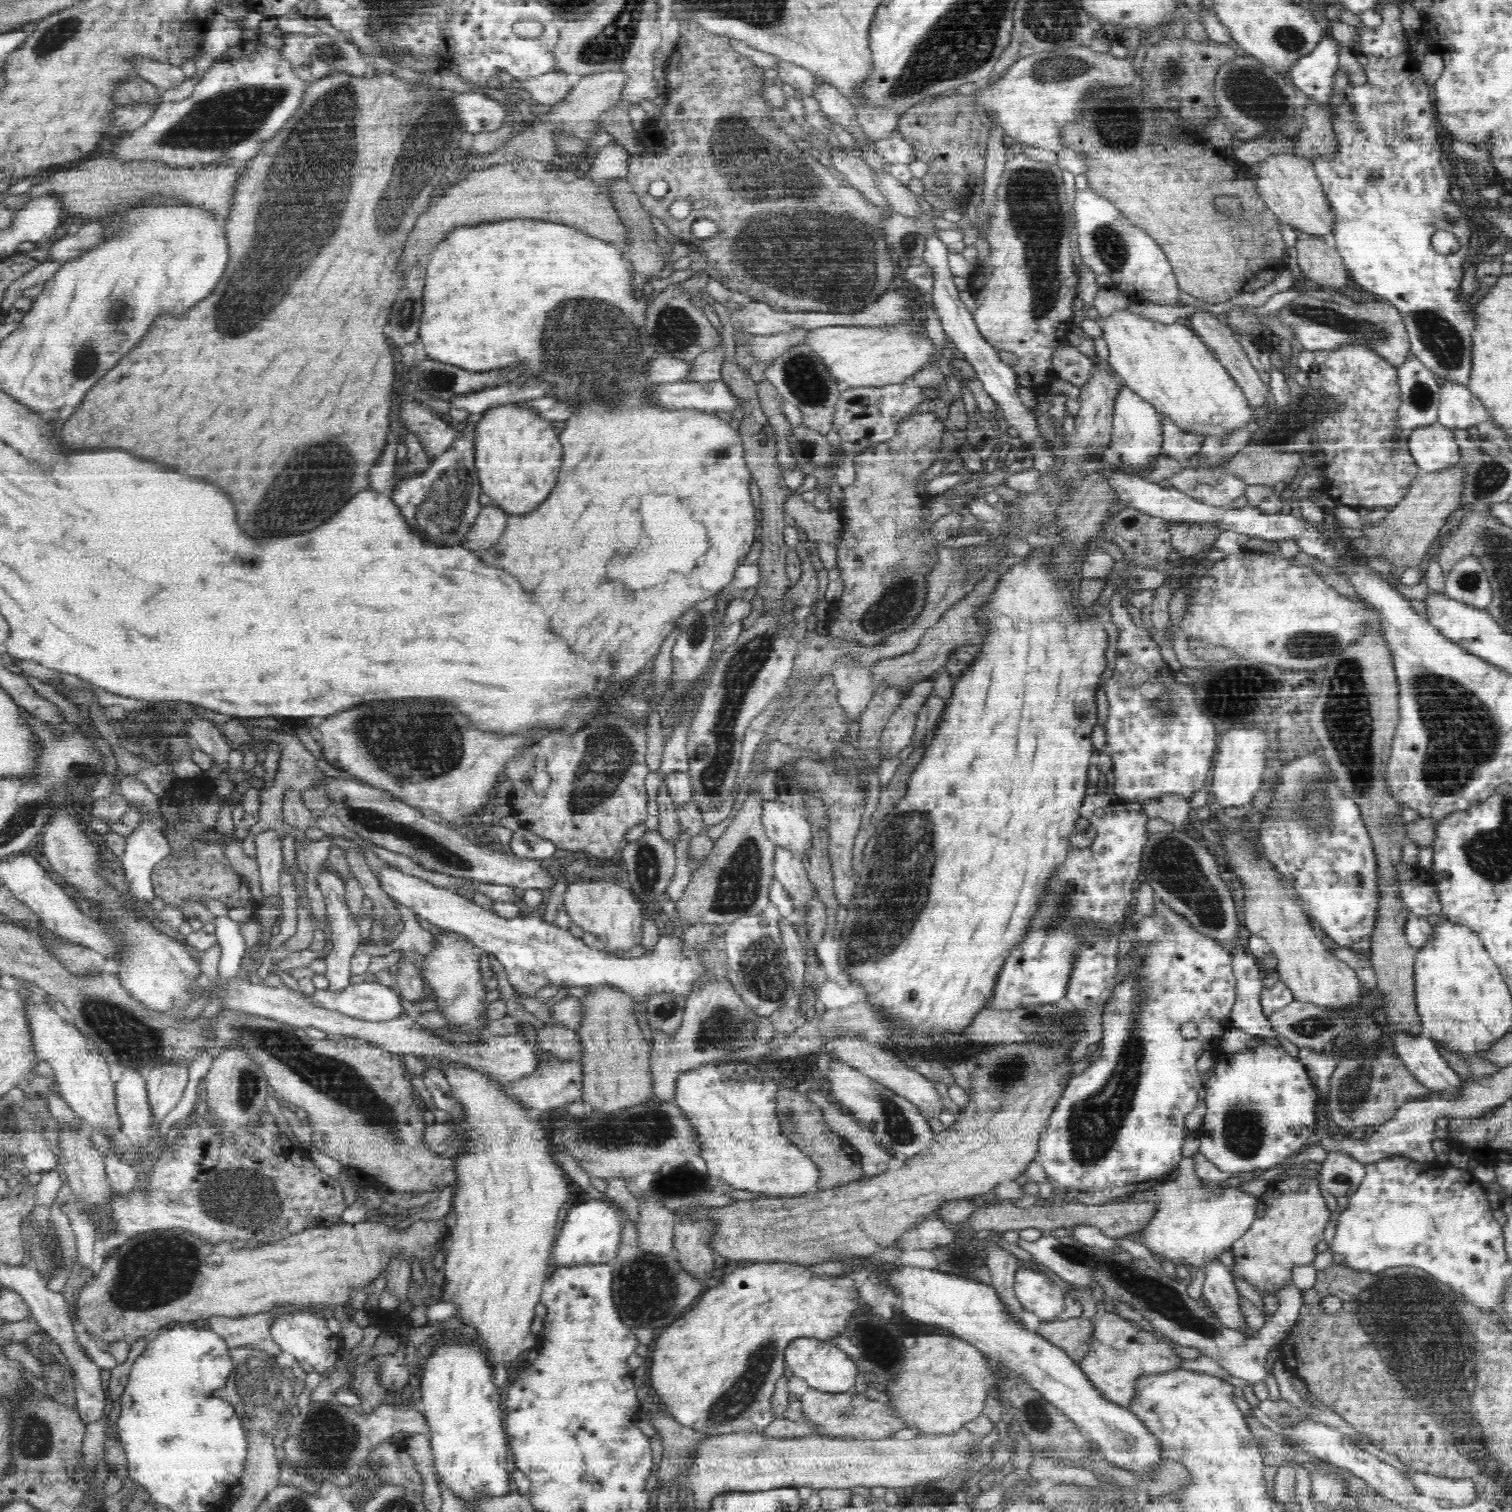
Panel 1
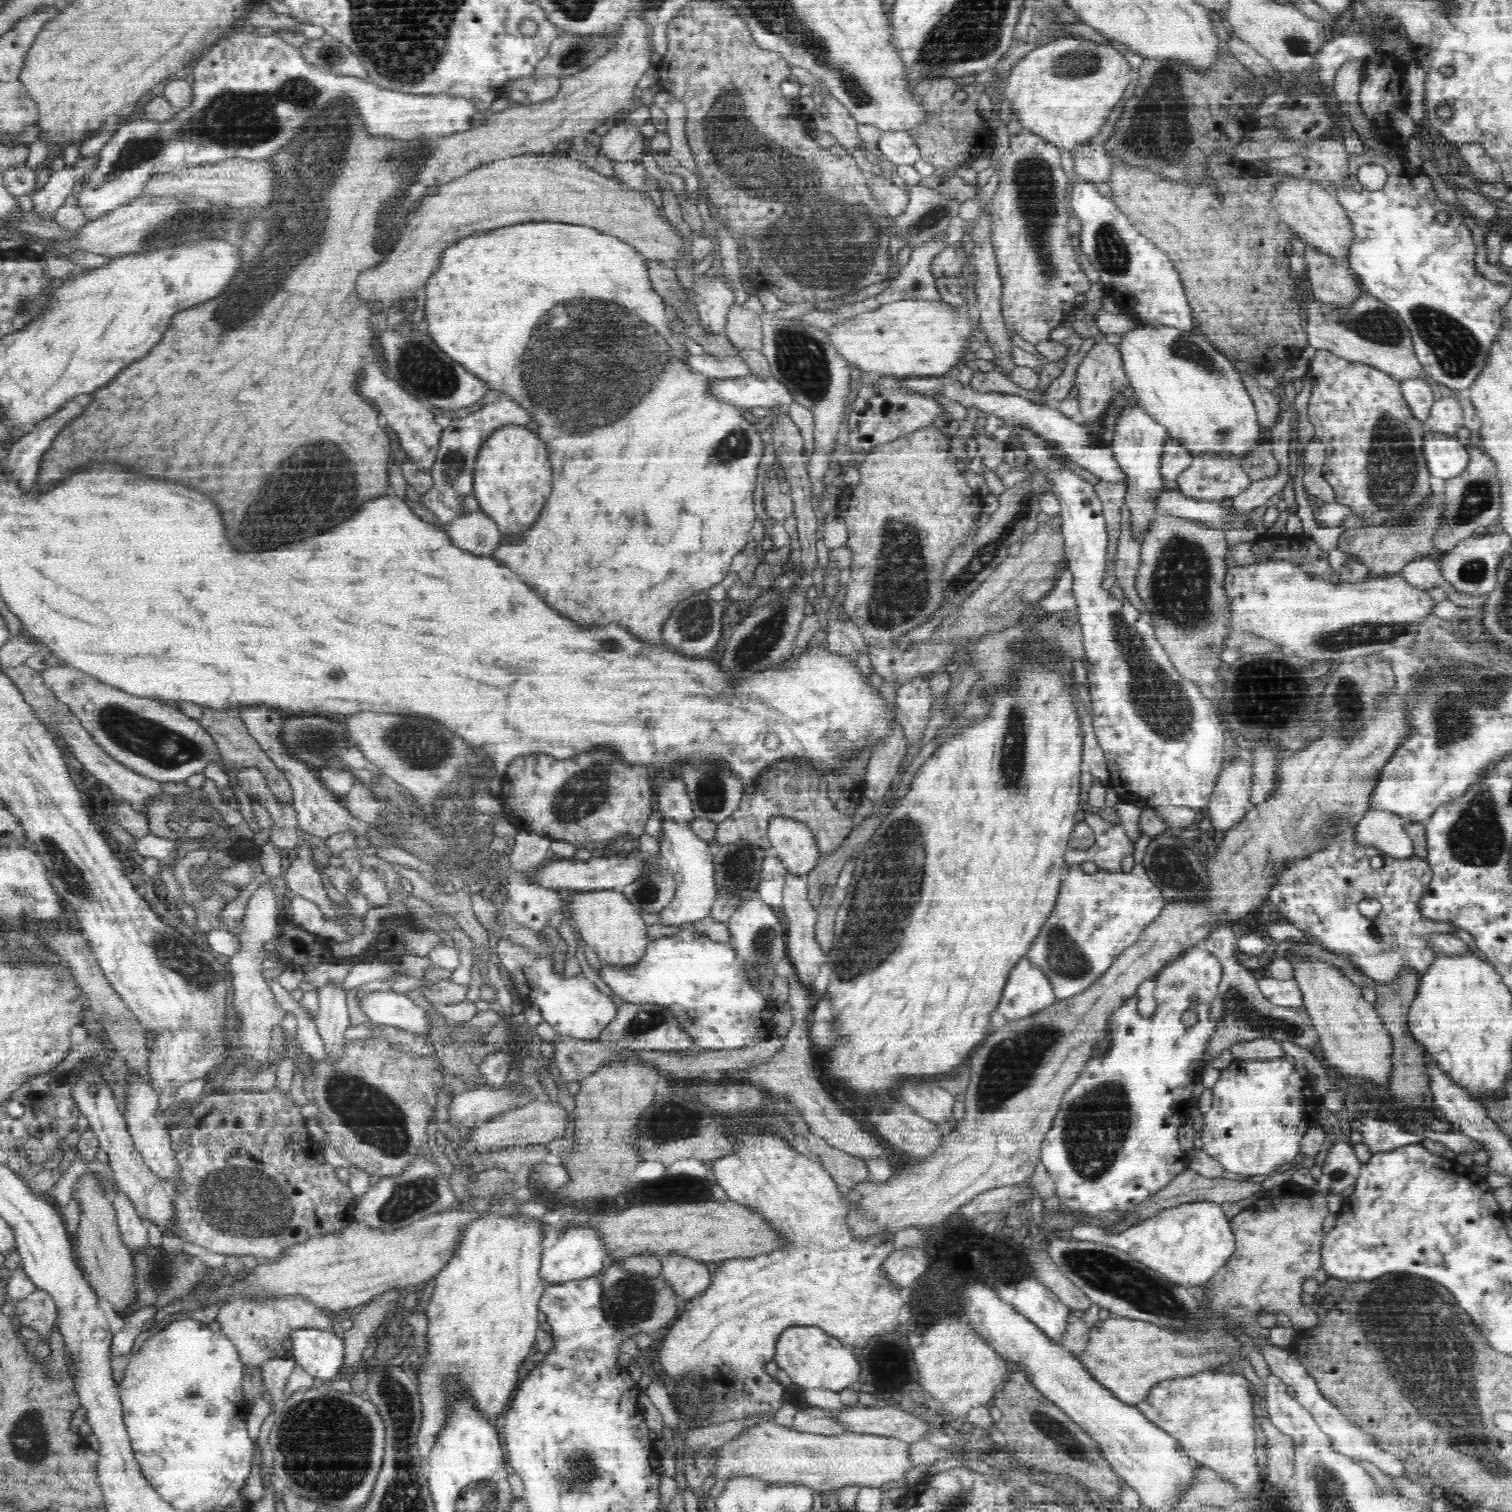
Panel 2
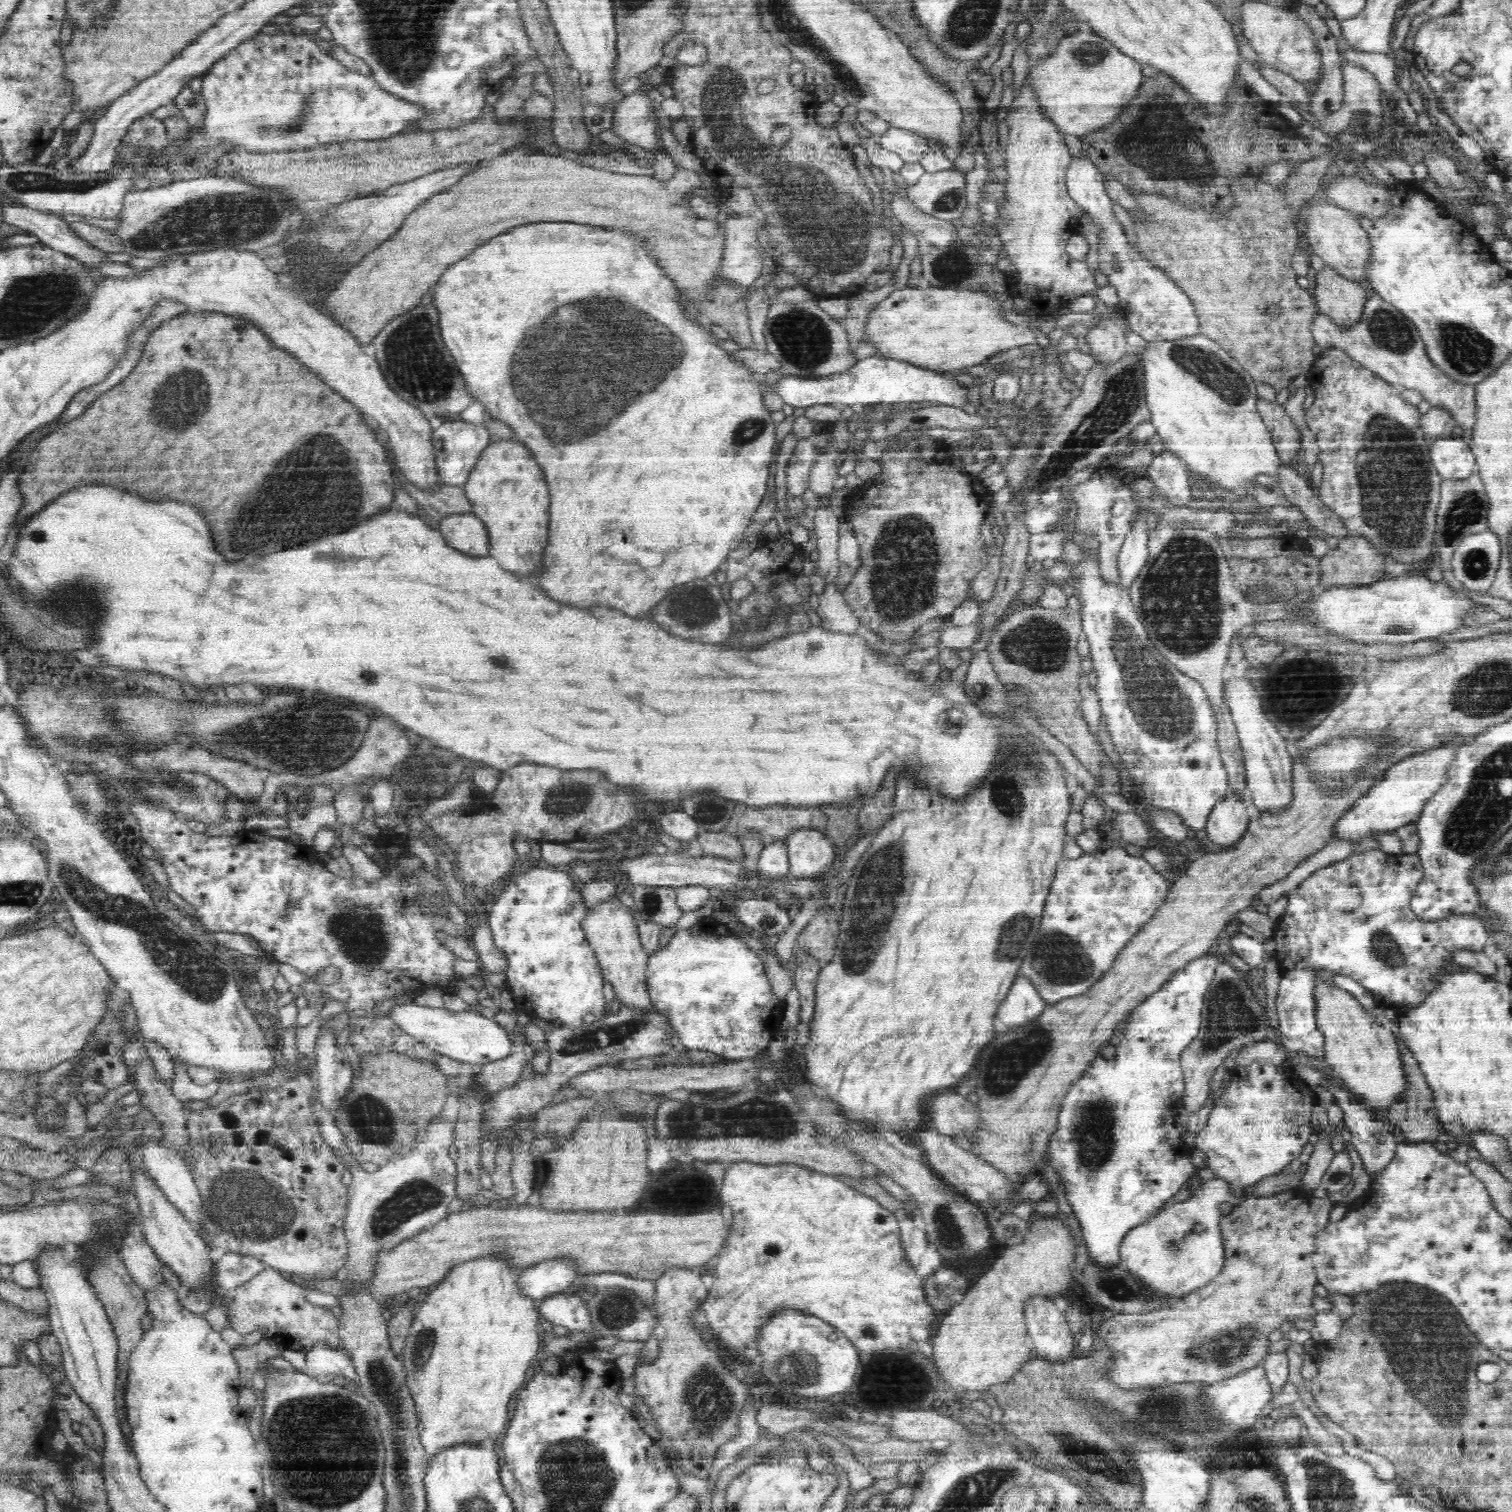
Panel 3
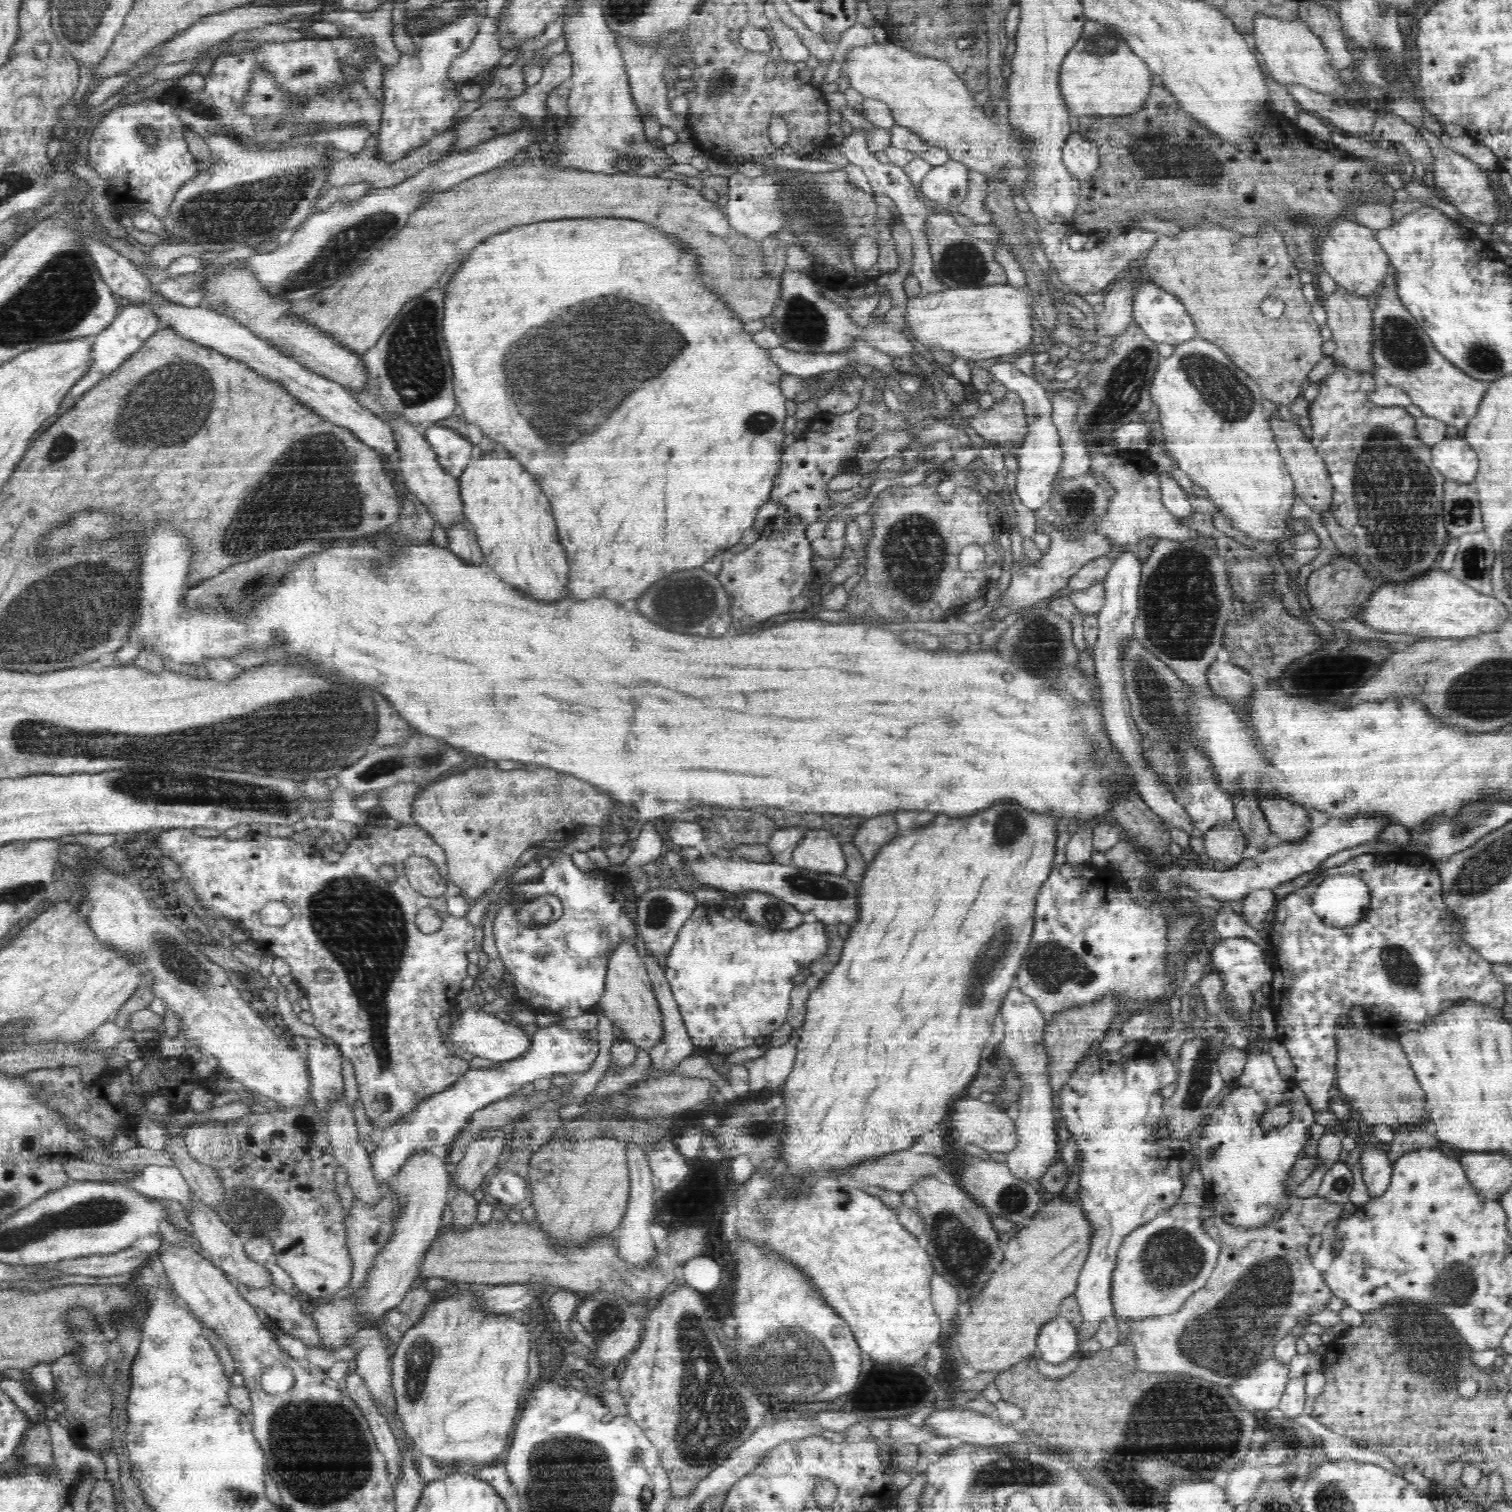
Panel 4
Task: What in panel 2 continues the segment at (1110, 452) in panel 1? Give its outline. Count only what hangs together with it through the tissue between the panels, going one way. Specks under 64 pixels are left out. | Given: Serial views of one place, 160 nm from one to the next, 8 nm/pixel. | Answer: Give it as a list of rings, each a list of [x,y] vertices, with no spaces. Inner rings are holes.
[[[1139,405],[1126,409],[1121,414],[1117,431],[1113,436],[1112,444],[1110,444],[1114,461],[1125,474],[1127,486],[1124,503],[1130,511],[1132,538],[1139,543],[1143,541],[1152,522],[1159,514],[1159,498],[1165,489],[1158,470],[1158,458],[1160,458],[1160,452],[1162,452],[1166,438],[1166,429],[1156,423]]]

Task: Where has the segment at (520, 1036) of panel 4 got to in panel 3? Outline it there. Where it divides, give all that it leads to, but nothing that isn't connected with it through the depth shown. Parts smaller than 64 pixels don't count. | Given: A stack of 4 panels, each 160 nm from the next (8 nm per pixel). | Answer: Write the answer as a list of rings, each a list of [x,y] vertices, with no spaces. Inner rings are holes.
[[[408,1003],[394,1008],[390,1013],[392,1019],[406,1033],[414,1039],[426,1043],[432,1050],[446,1055],[446,1058],[468,1063],[470,1065],[484,1065],[488,1062],[507,1058],[517,1048],[510,1040],[510,1033],[506,1032],[494,1019],[482,1016],[476,1008],[466,1009],[464,1012],[454,1013],[446,1009],[432,1009]]]

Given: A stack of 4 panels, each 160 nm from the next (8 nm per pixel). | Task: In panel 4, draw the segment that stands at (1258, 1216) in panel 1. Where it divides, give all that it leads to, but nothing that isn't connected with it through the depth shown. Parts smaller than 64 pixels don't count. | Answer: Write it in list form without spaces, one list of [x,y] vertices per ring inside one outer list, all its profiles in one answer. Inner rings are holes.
[[[1292,1194],[1290,1200],[1287,1213],[1280,1220],[1275,1220],[1271,1227],[1259,1231],[1234,1229],[1214,1214],[1202,1221],[1202,1227],[1219,1248],[1216,1266],[1206,1286],[1194,1291],[1178,1312],[1129,1323],[1129,1342],[1135,1346],[1140,1370],[1189,1372],[1222,1386],[1234,1386],[1234,1382],[1248,1376],[1261,1362],[1274,1355],[1278,1341],[1298,1321],[1307,1323],[1312,1314],[1326,1308],[1335,1294],[1312,1266],[1308,1242],[1315,1234],[1325,1235],[1342,1217],[1346,1206],[1330,1204],[1318,1196],[1300,1199]]]

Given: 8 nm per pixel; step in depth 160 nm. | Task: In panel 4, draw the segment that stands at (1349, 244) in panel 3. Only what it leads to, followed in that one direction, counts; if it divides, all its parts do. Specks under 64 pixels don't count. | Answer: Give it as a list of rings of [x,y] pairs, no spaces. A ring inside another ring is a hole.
[[[1340,220],[1331,228],[1330,234],[1321,246],[1319,257],[1323,270],[1337,283],[1337,286],[1358,298],[1379,295],[1383,288],[1391,260],[1377,239],[1375,230],[1354,221]]]

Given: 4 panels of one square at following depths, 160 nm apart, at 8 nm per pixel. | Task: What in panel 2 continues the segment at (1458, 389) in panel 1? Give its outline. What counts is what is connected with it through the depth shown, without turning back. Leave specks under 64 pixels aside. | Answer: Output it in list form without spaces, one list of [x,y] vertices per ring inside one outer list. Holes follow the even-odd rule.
[[[1442,397],[1432,404],[1423,424],[1427,432],[1456,436],[1458,429],[1463,427],[1462,411],[1454,399]]]

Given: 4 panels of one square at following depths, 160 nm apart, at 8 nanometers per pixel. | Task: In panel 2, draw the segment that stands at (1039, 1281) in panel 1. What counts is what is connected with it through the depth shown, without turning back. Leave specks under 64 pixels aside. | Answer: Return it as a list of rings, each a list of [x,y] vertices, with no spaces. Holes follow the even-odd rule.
[[[1024,1280],[1017,1284],[1017,1295],[1012,1306],[1052,1343],[1061,1344],[1071,1312],[1048,1287],[1037,1280]]]

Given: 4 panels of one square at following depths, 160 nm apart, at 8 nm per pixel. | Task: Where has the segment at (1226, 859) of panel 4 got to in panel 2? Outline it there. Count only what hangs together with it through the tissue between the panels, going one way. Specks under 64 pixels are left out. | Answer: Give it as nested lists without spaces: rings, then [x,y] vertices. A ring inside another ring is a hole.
[[[1236,759],[1225,763],[1207,808],[1212,829],[1226,834],[1227,830],[1239,825],[1253,806],[1251,796],[1252,769],[1249,762]]]

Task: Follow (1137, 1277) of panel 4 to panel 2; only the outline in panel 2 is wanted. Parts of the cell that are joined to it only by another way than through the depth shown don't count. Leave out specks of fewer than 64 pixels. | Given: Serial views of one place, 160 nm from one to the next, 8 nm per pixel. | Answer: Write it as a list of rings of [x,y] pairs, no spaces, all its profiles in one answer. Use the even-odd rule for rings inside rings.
[[[1214,1201],[1192,1202],[1161,1210],[1158,1214],[1147,1217],[1141,1223],[1131,1226],[1127,1225],[1120,1232],[1107,1237],[1104,1233],[1100,1233],[1098,1226],[1090,1221],[1074,1219],[1074,1224],[1070,1228],[1070,1234],[1074,1238],[1072,1240],[1104,1243],[1105,1245],[1113,1246],[1128,1254],[1128,1257],[1134,1259],[1134,1261],[1140,1262],[1141,1265],[1154,1270],[1169,1282],[1190,1289],[1193,1286],[1208,1283],[1228,1262],[1228,1258],[1232,1256],[1236,1246],[1234,1233],[1232,1233],[1228,1224],[1228,1218],[1224,1215],[1220,1204]]]

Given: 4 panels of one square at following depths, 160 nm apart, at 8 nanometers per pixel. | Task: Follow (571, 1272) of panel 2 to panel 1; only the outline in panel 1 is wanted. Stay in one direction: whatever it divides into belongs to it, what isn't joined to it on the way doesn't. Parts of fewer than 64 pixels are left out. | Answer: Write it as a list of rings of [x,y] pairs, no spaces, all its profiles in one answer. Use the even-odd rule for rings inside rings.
[[[591,1199],[573,1206],[569,1212],[562,1213],[558,1232],[550,1250],[551,1269],[610,1264],[617,1254],[620,1242],[620,1223],[615,1210],[617,1207],[598,1199]]]

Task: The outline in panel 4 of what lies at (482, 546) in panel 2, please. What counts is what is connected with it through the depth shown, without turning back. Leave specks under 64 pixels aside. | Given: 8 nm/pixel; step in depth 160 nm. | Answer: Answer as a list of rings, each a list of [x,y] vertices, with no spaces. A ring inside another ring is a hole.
[[[456,526],[456,528],[447,532],[447,537],[449,545],[446,548],[452,555],[462,559],[466,565],[478,566],[485,564],[485,558],[471,528]]]

